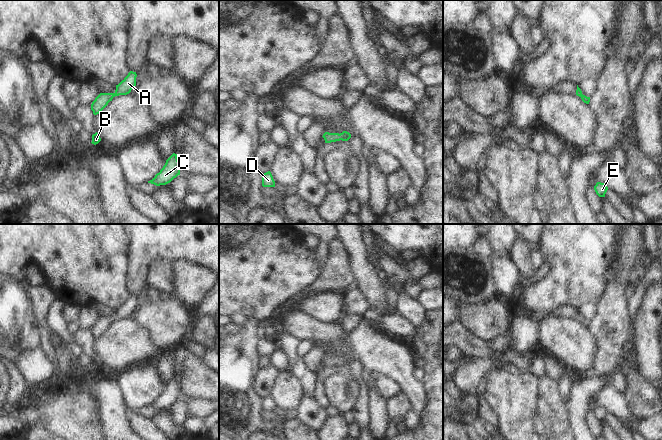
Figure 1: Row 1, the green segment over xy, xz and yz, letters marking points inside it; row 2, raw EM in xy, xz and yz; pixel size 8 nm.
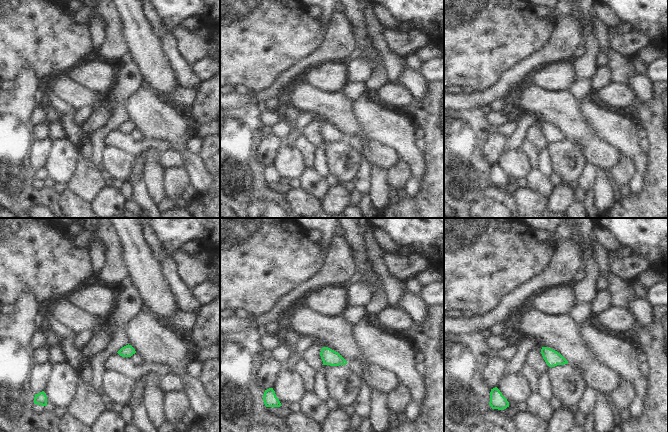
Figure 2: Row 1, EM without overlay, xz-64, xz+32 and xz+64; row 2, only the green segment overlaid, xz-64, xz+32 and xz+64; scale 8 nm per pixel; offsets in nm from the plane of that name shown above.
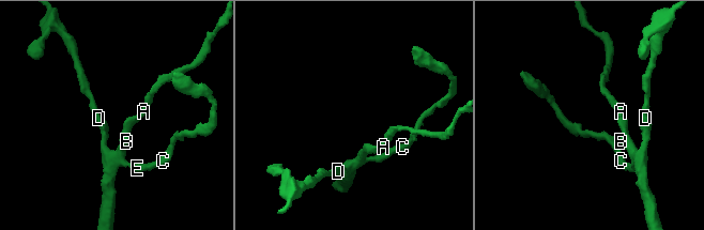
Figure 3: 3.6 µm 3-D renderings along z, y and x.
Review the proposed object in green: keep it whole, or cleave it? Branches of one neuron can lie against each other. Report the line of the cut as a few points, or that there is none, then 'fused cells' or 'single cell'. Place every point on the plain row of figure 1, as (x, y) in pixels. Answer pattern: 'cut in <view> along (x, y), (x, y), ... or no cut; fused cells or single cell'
no cut; single cell

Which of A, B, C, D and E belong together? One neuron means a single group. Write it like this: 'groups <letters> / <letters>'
groups A B C D E

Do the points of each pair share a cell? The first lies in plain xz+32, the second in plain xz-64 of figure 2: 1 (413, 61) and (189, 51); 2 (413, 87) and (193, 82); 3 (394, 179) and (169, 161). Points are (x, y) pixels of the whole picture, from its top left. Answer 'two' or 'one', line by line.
1: one
2: one
3: two

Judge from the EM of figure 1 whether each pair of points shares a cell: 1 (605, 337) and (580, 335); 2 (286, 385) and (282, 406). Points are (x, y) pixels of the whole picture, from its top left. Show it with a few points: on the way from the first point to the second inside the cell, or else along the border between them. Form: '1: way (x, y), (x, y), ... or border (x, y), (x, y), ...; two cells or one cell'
1: border (588, 328), (596, 344), (595, 359); two cells
2: way (286, 390), (284, 401); one cell

